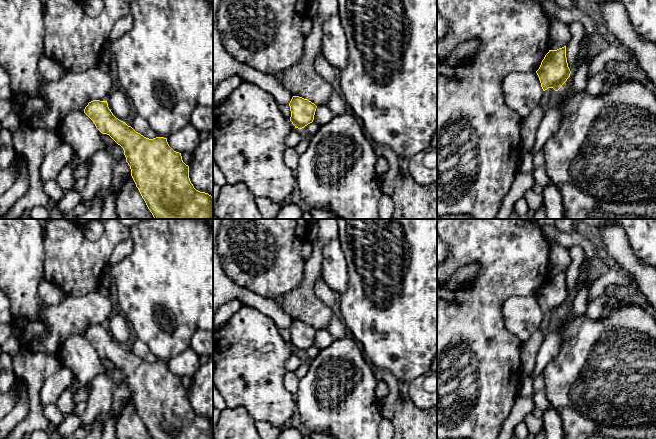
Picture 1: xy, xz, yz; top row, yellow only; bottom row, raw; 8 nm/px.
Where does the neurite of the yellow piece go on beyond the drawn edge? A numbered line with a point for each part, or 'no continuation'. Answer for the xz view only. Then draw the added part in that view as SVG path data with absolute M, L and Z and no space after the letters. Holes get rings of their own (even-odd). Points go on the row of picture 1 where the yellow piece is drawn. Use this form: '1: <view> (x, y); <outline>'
no continuation

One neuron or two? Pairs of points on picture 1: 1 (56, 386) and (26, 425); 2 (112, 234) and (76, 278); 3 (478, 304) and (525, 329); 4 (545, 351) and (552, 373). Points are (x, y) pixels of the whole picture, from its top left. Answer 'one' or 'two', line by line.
1: two
2: one
3: two
4: two

